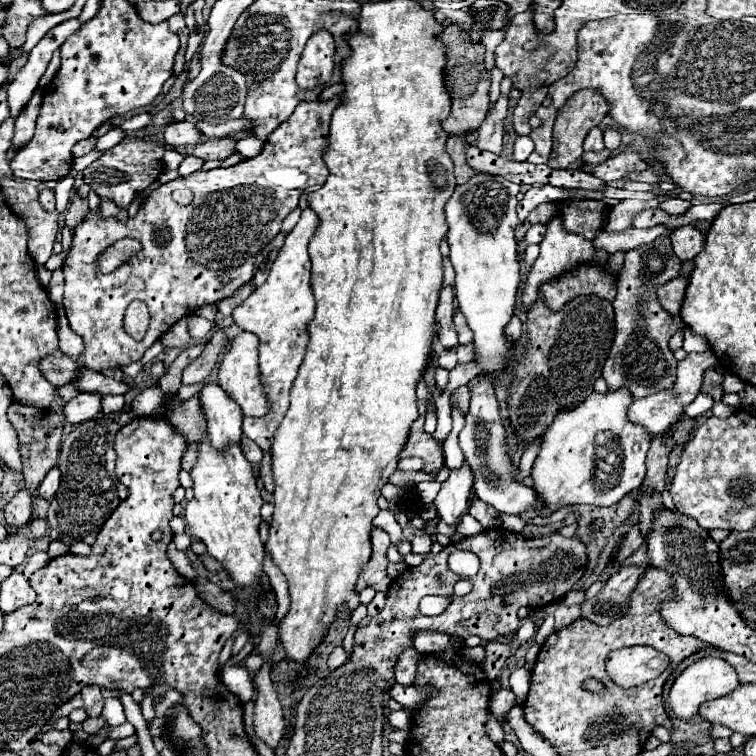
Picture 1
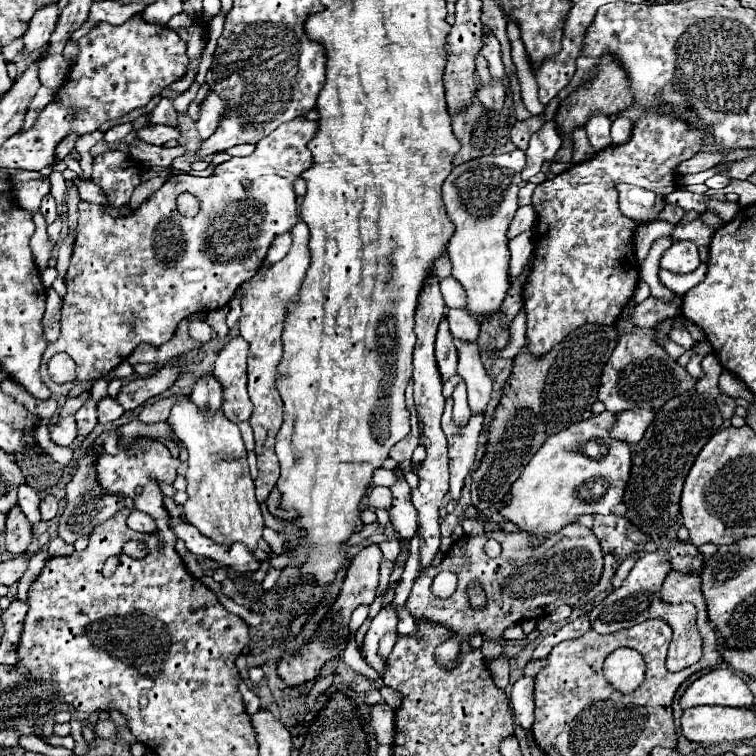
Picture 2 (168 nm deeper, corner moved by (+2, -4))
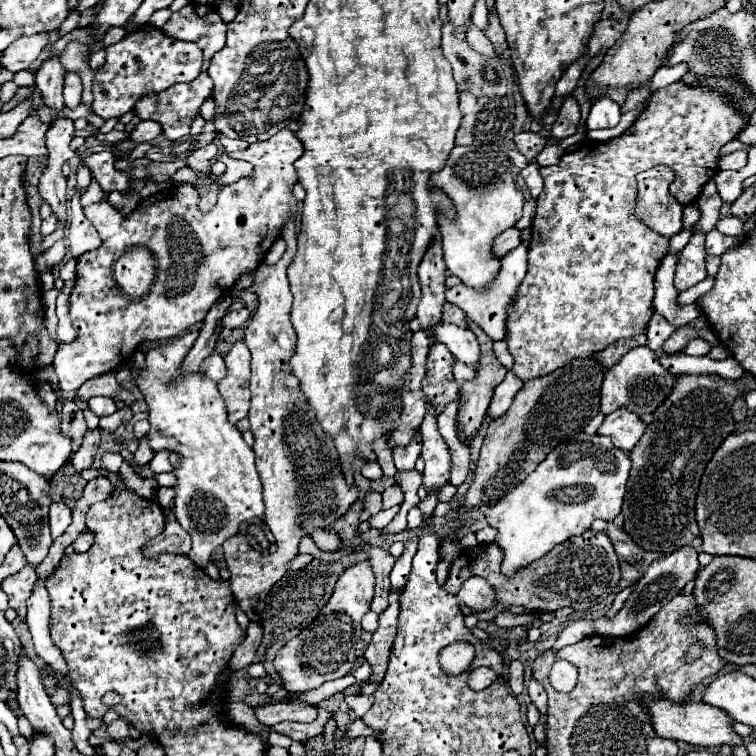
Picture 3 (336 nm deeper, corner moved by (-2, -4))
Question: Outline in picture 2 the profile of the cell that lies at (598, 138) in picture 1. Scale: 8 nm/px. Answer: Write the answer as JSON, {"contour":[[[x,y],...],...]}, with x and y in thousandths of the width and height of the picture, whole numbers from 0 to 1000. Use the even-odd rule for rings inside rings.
{"contour":[[[798,151],[782,153],[782,159],[774,164],[776,183],[779,183],[779,188],[782,188],[782,193],[784,193],[787,201],[808,193],[806,169],[808,169],[808,156],[806,153],[798,153]]]}

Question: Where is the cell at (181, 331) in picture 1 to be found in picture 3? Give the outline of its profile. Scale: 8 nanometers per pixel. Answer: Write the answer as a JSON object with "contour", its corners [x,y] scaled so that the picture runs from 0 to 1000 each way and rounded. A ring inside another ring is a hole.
{"contour":[[[321,407],[321,410],[313,410],[313,413],[303,413],[300,418],[294,421],[292,429],[295,434],[311,435],[321,431],[329,421],[332,421],[332,413],[327,407]]]}

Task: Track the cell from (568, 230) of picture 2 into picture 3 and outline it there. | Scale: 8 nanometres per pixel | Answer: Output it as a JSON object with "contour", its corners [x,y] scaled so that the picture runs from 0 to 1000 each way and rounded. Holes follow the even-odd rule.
{"contour":[[[898,106],[869,119],[858,130],[858,140],[821,180],[803,188],[779,185],[761,201],[745,204],[739,217],[714,222],[720,249],[710,262],[710,283],[702,299],[700,352],[684,389],[679,392],[668,426],[668,452],[681,476],[681,497],[697,505],[729,495],[761,474],[776,474],[819,447],[856,442],[864,418],[866,360],[885,333],[885,317],[874,315],[843,288],[840,233],[866,217],[882,217],[893,222],[896,230],[888,243],[888,259],[901,270],[914,270],[927,257],[930,246],[948,230],[951,198],[964,185],[975,183],[985,161],[985,148],[972,143],[959,124]]]}

